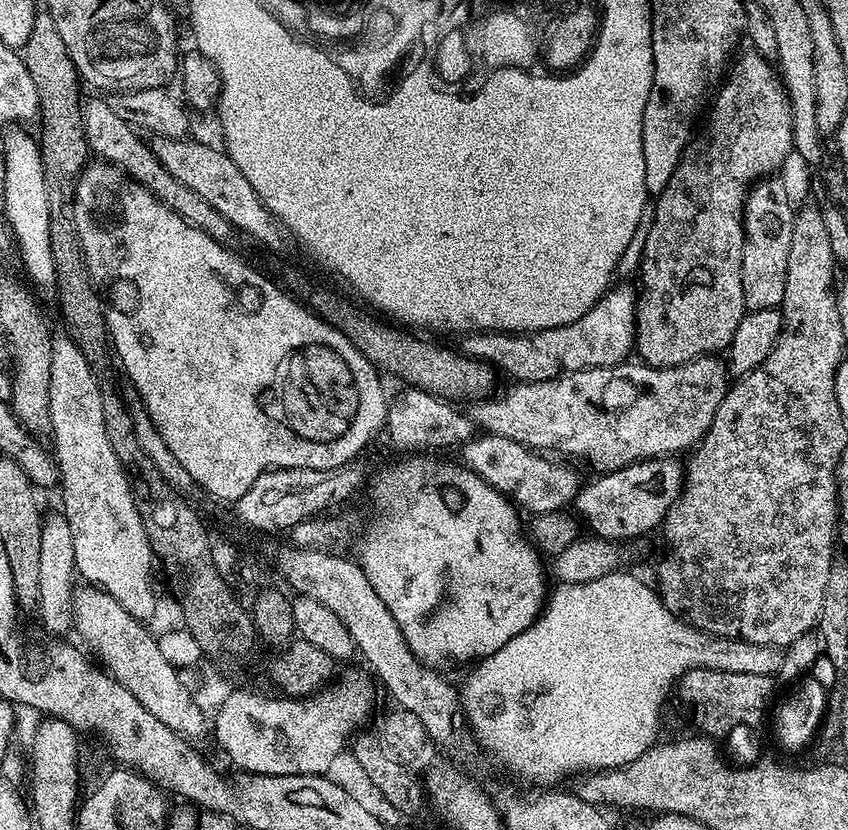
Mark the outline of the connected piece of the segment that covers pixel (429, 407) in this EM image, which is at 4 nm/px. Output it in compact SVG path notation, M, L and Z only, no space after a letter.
M401 387L401 392L388 401L388 422L386 437L396 448L412 448L408 450L436 450L432 448L448 448L451 444L463 446L467 440L473 439L474 425L471 415L459 412L455 403L430 394L421 388Z

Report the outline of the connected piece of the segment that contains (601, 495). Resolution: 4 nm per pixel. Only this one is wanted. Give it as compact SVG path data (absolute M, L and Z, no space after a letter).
M657 458L654 460L639 460L636 464L627 464L613 472L597 475L583 485L576 493L574 501L574 512L586 525L587 531L593 536L600 536L603 540L615 540L625 542L632 540L635 536L644 536L663 525L664 519L668 517L668 511L676 505L680 499L680 490L684 486L684 473L686 471L683 463L679 464L676 458Z

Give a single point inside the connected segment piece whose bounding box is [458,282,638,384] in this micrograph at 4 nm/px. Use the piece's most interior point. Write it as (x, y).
(605, 336)

